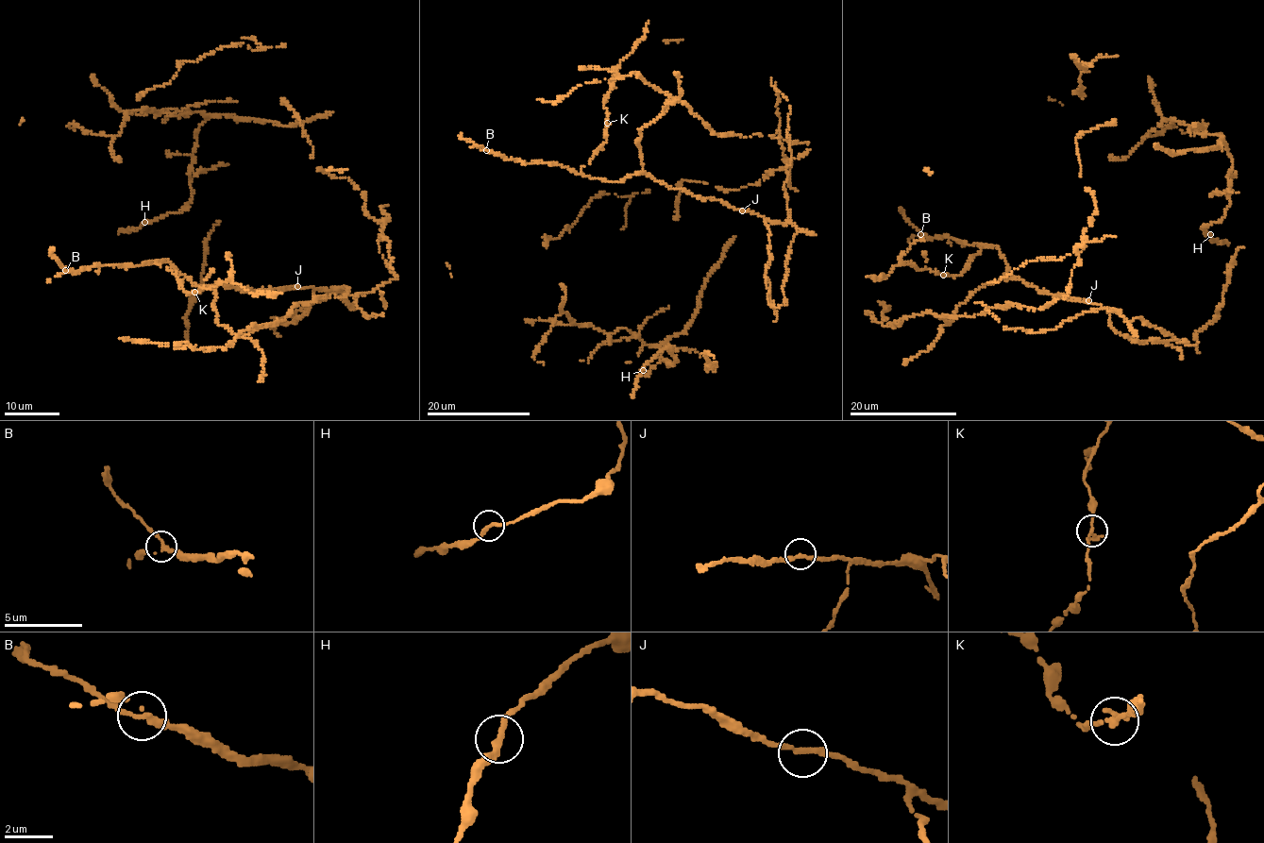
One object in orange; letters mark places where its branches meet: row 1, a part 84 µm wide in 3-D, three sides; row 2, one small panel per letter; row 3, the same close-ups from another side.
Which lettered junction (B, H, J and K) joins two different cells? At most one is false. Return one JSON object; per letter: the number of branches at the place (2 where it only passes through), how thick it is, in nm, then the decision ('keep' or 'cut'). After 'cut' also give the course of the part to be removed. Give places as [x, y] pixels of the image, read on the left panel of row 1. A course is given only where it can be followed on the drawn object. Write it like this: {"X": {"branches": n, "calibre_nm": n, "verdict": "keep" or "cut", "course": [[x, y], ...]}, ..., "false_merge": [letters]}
{"B": {"branches": 2, "calibre_nm": 280, "verdict": "keep"}, "H": {"branches": 2, "calibre_nm": 260, "verdict": "keep"}, "J": {"branches": 2, "calibre_nm": 280, "verdict": "keep"}, "K": {"branches": 2, "calibre_nm": 280, "verdict": "keep"}, "false_merge": []}

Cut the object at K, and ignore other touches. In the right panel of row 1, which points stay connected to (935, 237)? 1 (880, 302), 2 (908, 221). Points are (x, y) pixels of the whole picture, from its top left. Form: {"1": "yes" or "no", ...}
{"1": "yes", "2": "yes"}

